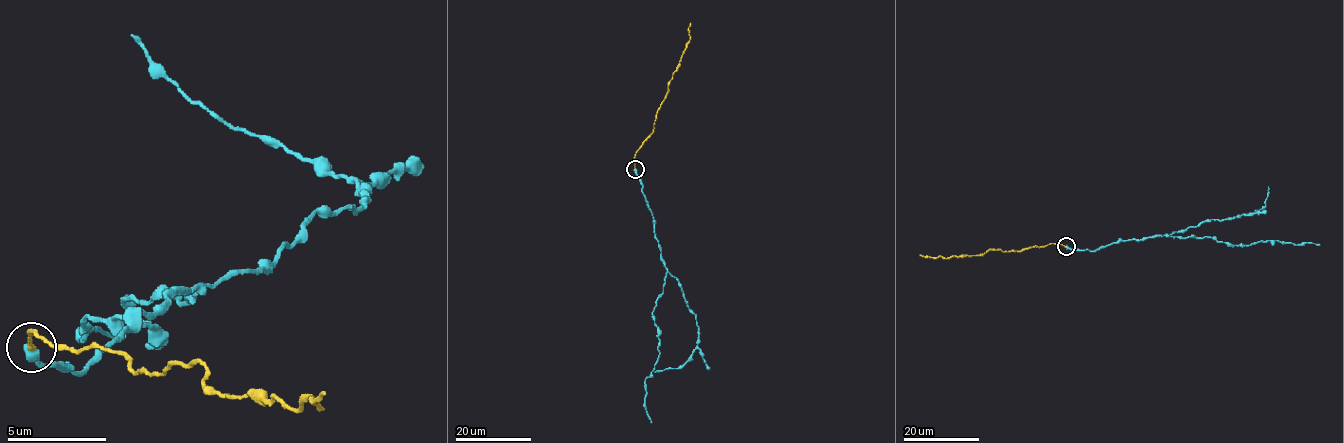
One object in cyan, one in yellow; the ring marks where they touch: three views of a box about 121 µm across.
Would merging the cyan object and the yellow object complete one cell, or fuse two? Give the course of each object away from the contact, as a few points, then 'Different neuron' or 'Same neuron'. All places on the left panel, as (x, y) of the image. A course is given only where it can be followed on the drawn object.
Course of cyan: (30, 345), (79, 370), (139, 311), (199, 291), (124, 301), (159, 341), (84, 316), (84, 341), (119, 341). Course of yellow: (30, 345), (30, 331), (134, 370), (199, 365), (209, 390), (293, 410), (323, 390). Different neuron

